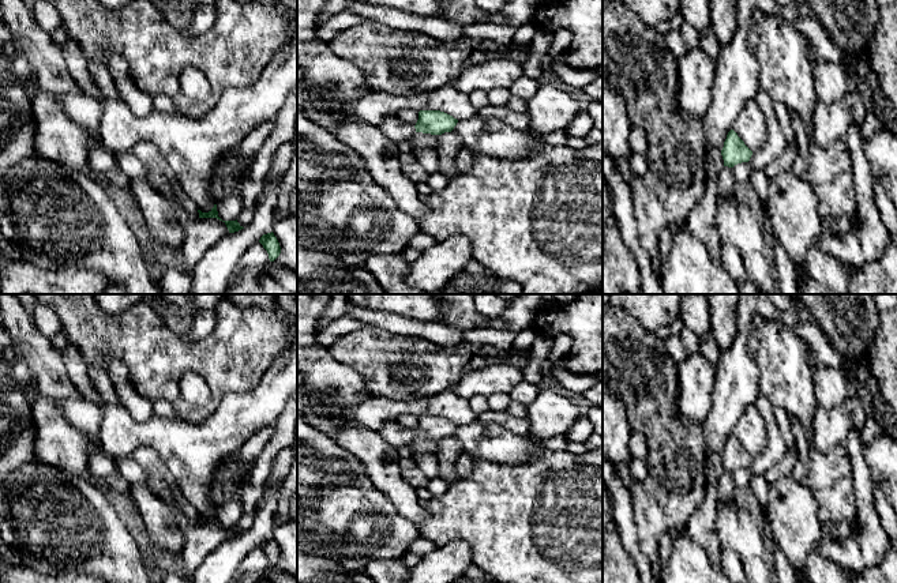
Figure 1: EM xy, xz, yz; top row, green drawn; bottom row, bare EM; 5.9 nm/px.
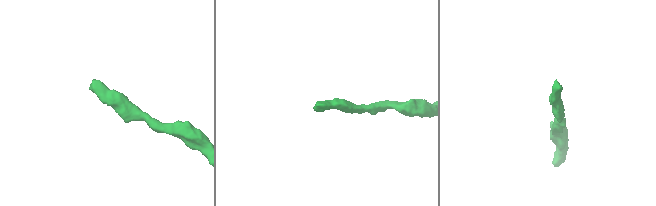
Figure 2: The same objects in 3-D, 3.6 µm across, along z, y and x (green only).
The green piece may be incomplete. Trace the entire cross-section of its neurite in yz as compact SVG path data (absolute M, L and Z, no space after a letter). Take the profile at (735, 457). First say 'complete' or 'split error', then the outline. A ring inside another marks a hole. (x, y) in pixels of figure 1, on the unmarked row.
complete; M731 435L721 455L724 471L733 473L738 469L748 467L752 456L744 450L738 439Z

